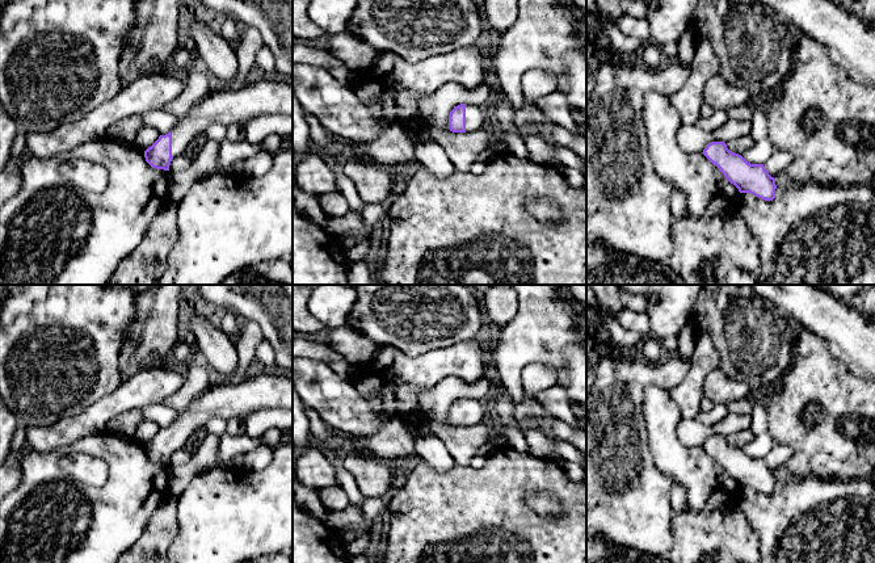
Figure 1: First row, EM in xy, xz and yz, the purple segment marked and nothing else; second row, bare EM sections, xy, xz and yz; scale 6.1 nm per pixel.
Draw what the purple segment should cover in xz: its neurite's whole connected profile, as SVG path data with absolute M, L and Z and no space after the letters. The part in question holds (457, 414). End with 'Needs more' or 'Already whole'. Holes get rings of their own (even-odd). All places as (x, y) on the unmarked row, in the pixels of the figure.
M460 398L449 409L449 423L453 427L474 427L484 423L492 413L492 406L476 398Z. Needs more

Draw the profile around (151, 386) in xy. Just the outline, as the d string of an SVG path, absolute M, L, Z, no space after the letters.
M164 365L142 370L73 417L64 417L45 427L28 427L25 446L41 454L70 450L76 441L106 430L108 424L121 413L163 403L177 392L184 382L185 373L169 370Z

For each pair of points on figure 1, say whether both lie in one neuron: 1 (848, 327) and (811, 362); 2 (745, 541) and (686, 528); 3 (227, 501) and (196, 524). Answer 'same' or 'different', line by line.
1: different
2: same
3: same

